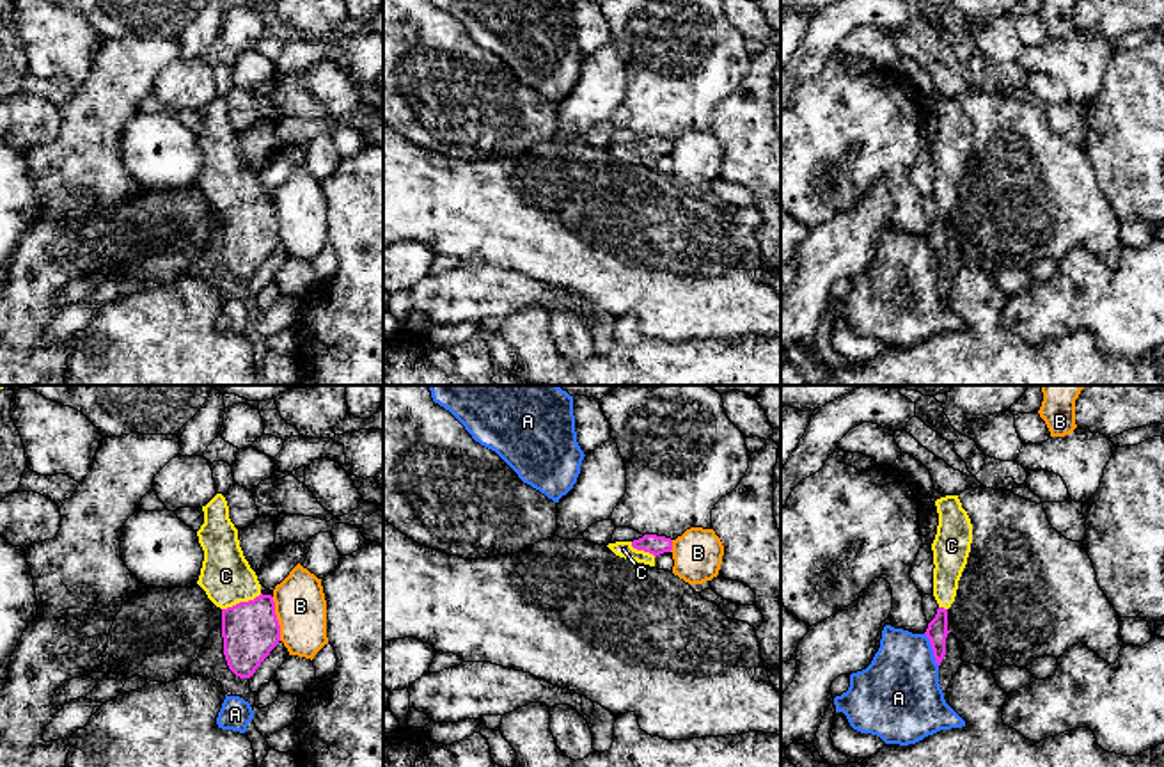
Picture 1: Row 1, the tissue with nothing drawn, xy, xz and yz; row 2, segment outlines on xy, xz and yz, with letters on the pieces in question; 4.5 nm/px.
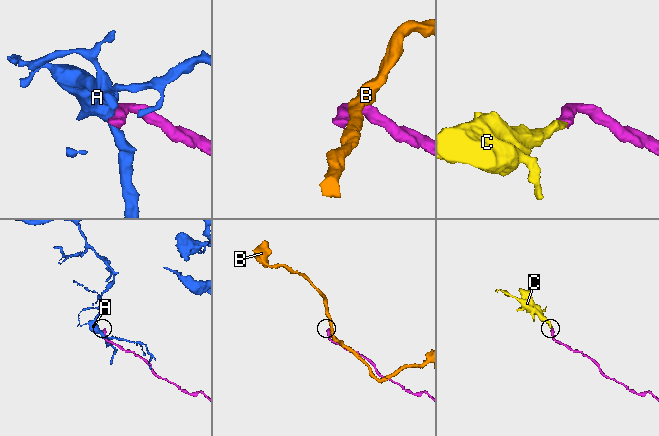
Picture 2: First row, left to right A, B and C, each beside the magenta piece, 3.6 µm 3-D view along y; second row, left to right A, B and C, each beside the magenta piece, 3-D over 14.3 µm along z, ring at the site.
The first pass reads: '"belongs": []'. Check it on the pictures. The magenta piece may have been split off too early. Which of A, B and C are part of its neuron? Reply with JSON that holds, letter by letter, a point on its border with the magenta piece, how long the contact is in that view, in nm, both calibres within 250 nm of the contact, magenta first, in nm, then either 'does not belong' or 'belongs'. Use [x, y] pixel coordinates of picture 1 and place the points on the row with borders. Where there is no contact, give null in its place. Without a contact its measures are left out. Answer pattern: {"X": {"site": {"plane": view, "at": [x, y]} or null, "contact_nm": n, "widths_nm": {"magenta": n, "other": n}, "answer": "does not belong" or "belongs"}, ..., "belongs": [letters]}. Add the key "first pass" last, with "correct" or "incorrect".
{"A": {"site": {"plane": "yz", "at": [932, 648]}, "contact_nm": 170, "widths_nm": {"magenta": 100, "other": 360}, "answer": "does not belong"}, "B": {"site": {"plane": "xy", "at": [275, 618]}, "contact_nm": 200, "widths_nm": {"magenta": 260, "other": 240}, "answer": "does not belong"}, "C": {"site": {"plane": "xy", "at": [242, 602]}, "contact_nm": 200, "widths_nm": {"magenta": 260, "other": 240}, "answer": "belongs"}, "belongs": ["C"], "first pass": "incorrect"}

